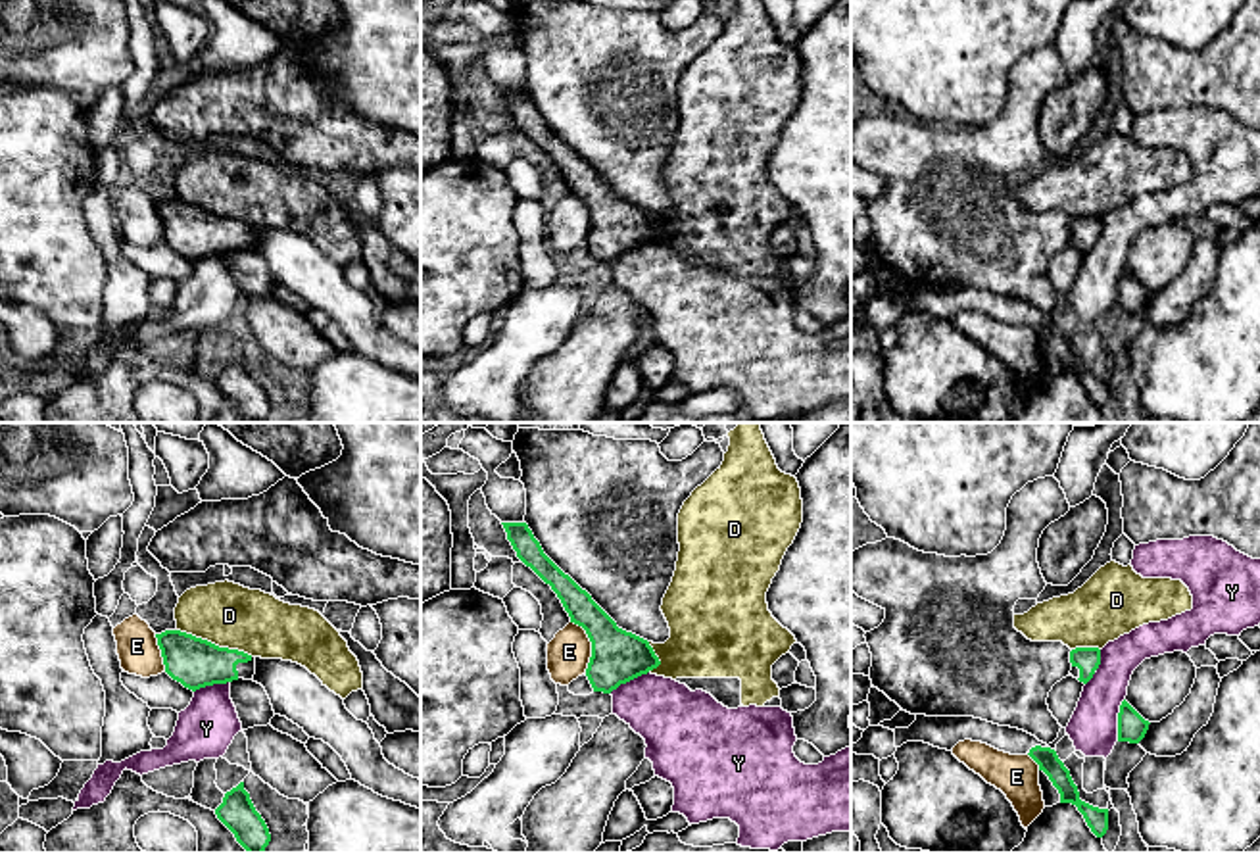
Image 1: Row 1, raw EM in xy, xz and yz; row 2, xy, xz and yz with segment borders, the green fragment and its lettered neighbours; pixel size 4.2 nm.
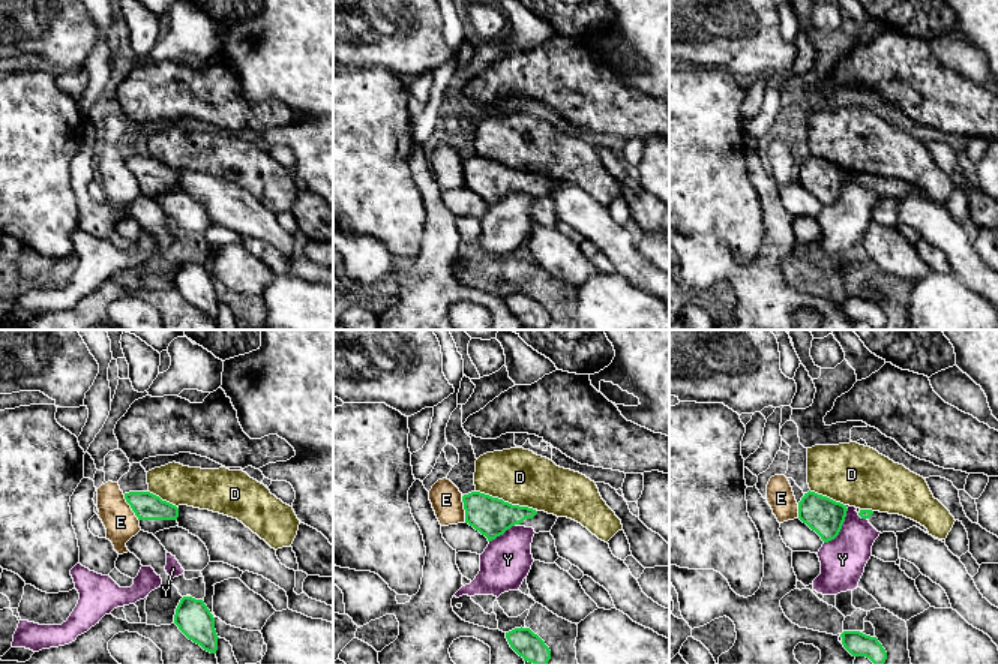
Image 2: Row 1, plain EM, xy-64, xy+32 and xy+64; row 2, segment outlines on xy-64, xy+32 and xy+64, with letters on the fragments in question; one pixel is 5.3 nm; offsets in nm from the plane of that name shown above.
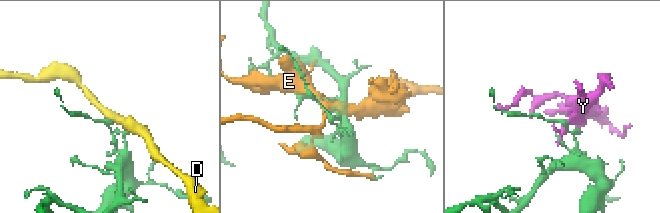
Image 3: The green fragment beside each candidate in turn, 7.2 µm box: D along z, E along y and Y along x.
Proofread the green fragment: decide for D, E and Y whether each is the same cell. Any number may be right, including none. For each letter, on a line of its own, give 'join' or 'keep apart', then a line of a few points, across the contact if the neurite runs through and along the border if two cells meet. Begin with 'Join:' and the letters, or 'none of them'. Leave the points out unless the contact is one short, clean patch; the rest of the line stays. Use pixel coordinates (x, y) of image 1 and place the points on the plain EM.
Join: none of them
D: keep apart; line xy (177, 198), (252, 225)
E: keep apart
Y: keep apart

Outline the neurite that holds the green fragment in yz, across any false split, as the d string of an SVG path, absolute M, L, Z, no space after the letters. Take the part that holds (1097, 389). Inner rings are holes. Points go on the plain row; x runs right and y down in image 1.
M916 284L916 290L909 298L889 300L884 296L868 296L862 302L862 307L851 315L851 321L857 325L874 325L882 330L895 325L907 311L924 311L953 321L953 317L964 309L981 311L1010 325L1028 323L1058 359L1060 373L1076 375L1097 407L1106 403L1108 378L1099 378L1081 371L1078 355L1056 321L1018 298L999 296L974 286Z

